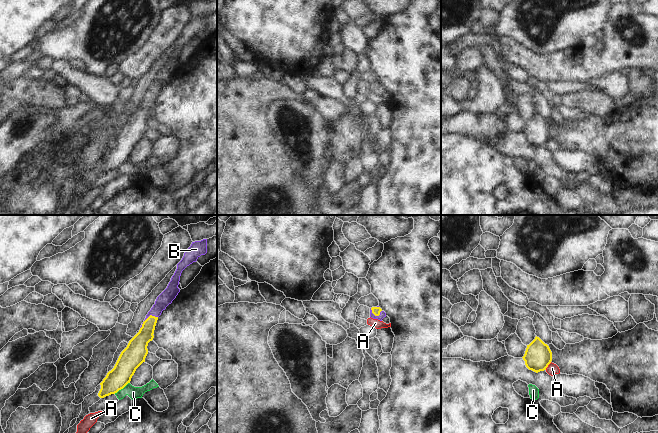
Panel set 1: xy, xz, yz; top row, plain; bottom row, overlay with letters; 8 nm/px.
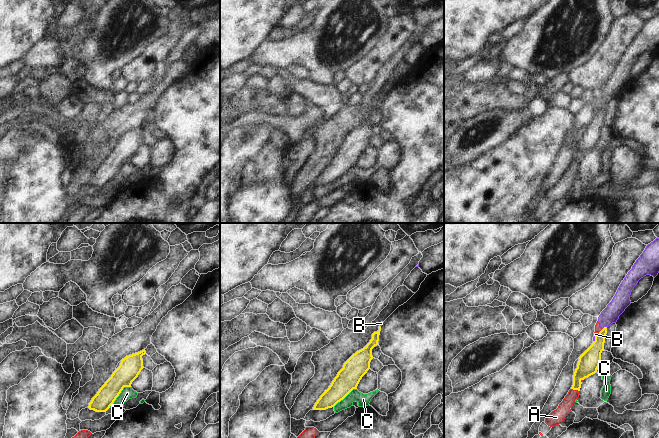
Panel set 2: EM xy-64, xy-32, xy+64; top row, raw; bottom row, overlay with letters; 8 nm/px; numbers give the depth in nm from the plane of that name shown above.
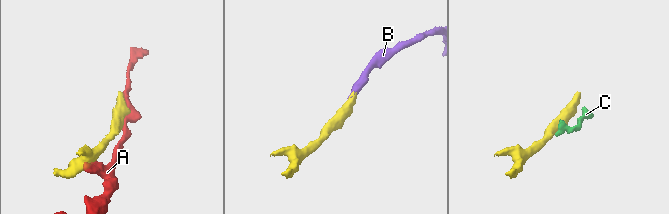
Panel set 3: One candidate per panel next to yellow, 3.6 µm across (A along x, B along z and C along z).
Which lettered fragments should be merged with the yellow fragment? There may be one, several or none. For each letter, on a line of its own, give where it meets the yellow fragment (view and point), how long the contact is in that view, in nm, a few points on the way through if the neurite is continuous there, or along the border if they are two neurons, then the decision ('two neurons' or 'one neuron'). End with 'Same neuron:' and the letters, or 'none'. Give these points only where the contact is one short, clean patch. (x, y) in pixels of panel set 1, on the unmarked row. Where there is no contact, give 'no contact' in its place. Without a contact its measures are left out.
A: contact yz (547, 142); length 80 nm; two neurons
B: contact xz (374, 90); length 100 nm; way xz (376, 87), (374, 90), (382, 90); one neuron
C: contact xy (121, 164); length 160 nm; border xy (129, 158), (114, 169); two neurons
Same neuron: B

